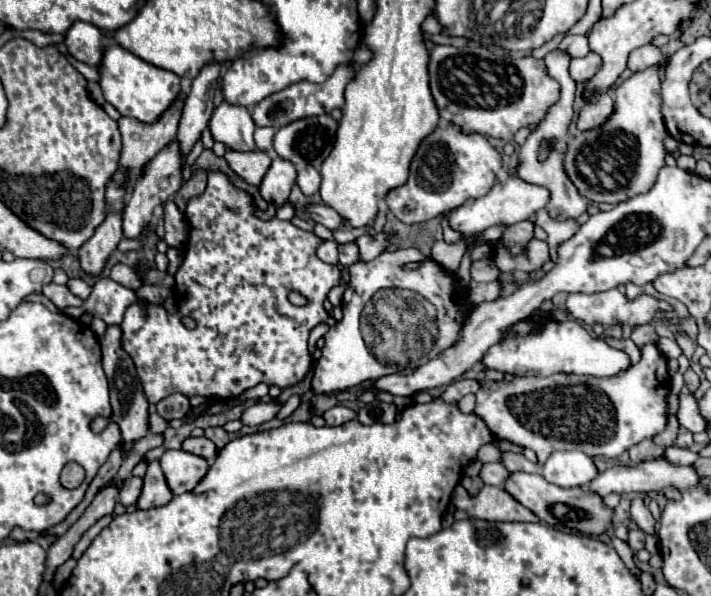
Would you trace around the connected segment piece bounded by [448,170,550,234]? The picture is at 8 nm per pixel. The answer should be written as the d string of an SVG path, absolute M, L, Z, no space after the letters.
M514 170L514 172L506 174L502 180L498 180L486 196L482 196L478 200L472 200L472 202L466 202L460 208L452 210L448 214L448 224L450 224L450 228L454 228L460 234L482 232L482 230L486 230L494 224L510 226L510 224L516 224L520 220L528 220L528 216L532 212L544 208L548 204L548 200L550 200L550 190L548 188L536 186L536 184L530 184L530 182L522 180L518 176L518 172Z

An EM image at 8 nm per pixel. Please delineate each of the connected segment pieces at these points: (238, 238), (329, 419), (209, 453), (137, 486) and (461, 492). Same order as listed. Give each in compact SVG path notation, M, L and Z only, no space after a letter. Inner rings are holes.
M208 172L208 186L206 186L206 192L198 198L192 198L186 206L186 222L190 224L190 238L188 238L188 244L186 244L186 250L184 250L184 262L182 266L196 266L196 272L206 272L202 276L198 276L198 280L194 282L188 282L186 292L184 292L184 298L180 300L180 306L178 306L178 314L170 314L166 312L166 308L162 304L152 304L152 302L134 302L126 308L126 314L124 314L124 320L120 324L122 328L122 350L126 354L130 354L130 358L134 360L134 366L136 366L136 372L138 372L138 378L142 382L142 390L144 390L144 396L148 398L150 404L158 404L162 398L174 394L174 392L180 392L188 398L192 396L204 396L204 398L238 398L242 392L254 388L256 384L264 382L268 386L280 386L280 388L288 388L292 384L298 384L310 370L310 354L308 354L308 336L312 332L314 326L318 324L328 324L328 326L334 326L336 320L330 318L330 314L324 310L324 296L328 296L330 288L338 286L342 282L342 276L340 276L340 270L338 266L332 266L332 264L324 264L322 260L318 260L316 256L316 246L320 244L320 238L314 236L312 232L304 232L296 226L292 226L290 222L284 222L284 220L270 220L270 222L264 222L264 220L258 220L254 216L254 200L250 194L242 192L242 190L236 190L228 178L222 174L222 172ZM292 290L298 290L300 294L304 294L310 304L308 306L292 306L288 302L288 292ZM182 316L190 316L196 326L190 330L182 324Z
M334 406L328 412L324 412L324 420L328 426L342 426L354 418L356 418L356 412L346 406Z
M186 438L182 444L182 450L202 456L204 460L214 460L216 458L216 446L208 438Z
M130 478L128 482L124 482L124 486L120 490L120 502L124 506L132 506L132 504L136 504L140 492L142 492L142 478Z
M462 486L452 494L456 508L464 510L470 518L490 522L538 522L536 514L516 502L508 492L498 486L484 486L478 496L468 496Z

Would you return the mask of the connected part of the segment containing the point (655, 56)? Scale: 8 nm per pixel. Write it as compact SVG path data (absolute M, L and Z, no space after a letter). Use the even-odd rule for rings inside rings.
M646 44L646 46L640 46L636 50L630 52L630 58L628 58L628 68L632 72L640 72L640 70L646 70L654 64L658 64L664 56L660 54L660 50L652 44Z

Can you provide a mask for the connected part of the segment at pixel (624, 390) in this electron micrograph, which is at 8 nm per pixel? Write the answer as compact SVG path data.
M646 344L640 352L640 364L630 366L624 374L620 374L620 378L552 374L544 378L514 378L500 382L484 380L480 390L476 392L474 414L484 420L484 424L496 438L534 450L540 464L544 464L546 458L558 450L580 450L590 458L618 458L622 452L630 450L646 438L654 438L666 428L668 384L666 378L662 378L668 372L666 358L654 344Z

